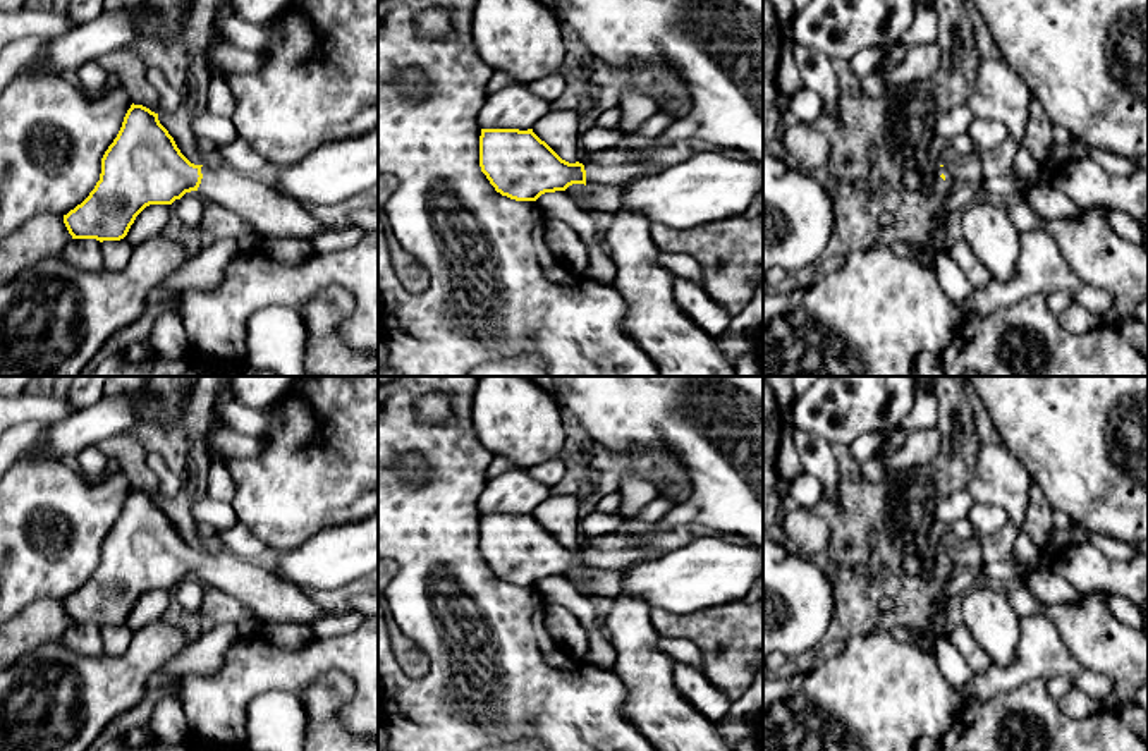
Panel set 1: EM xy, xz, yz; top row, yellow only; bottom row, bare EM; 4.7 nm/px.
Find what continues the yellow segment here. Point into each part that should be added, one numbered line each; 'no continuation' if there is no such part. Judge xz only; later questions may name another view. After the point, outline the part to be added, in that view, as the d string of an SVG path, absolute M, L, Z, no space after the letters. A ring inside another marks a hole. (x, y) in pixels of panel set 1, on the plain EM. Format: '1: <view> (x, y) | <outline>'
1: xz (612, 550) | M636 528L591 536L583 550L588 572L596 569L626 572L631 565L650 560L653 552L650 536Z

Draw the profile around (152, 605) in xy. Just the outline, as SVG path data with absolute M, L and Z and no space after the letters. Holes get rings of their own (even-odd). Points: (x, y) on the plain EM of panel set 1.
M150 589L134 605L127 617L127 626L132 632L158 622L170 603L168 589Z

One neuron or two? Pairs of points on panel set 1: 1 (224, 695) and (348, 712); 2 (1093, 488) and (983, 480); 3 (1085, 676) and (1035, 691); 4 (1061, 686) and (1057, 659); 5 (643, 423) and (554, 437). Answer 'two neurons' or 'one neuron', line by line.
1: one neuron
2: two neurons
3: two neurons
4: two neurons
5: two neurons

